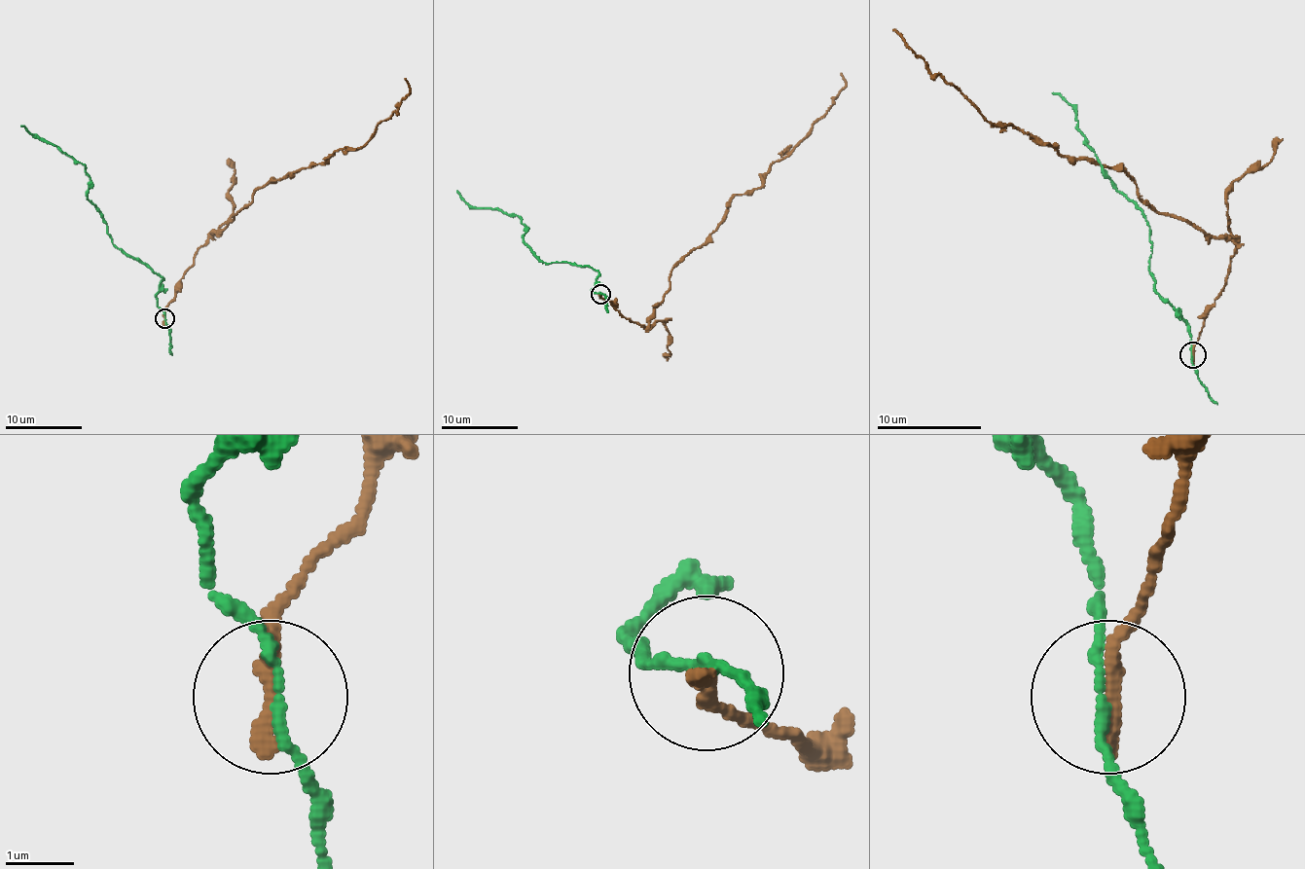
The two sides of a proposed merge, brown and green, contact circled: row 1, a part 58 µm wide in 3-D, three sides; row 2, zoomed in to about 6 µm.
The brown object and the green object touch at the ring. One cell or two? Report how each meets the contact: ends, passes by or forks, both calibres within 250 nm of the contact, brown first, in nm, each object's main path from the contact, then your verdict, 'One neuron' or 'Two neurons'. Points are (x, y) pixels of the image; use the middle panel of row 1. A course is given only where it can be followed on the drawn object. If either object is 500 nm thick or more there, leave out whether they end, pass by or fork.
At the ring brown ends. At the ring green passes by. Thickness 280 nm (brown) against 120 nm. Course of brown: (600, 294), (647, 326), (671, 271), (706, 239), (730, 201), (756, 190), (819, 119), (845, 88), (841, 72). Course of green: (600, 294), (593, 292), (598, 272), (543, 263), (524, 241), (525, 226), (516, 215), (472, 207), (456, 190). Two neurons

